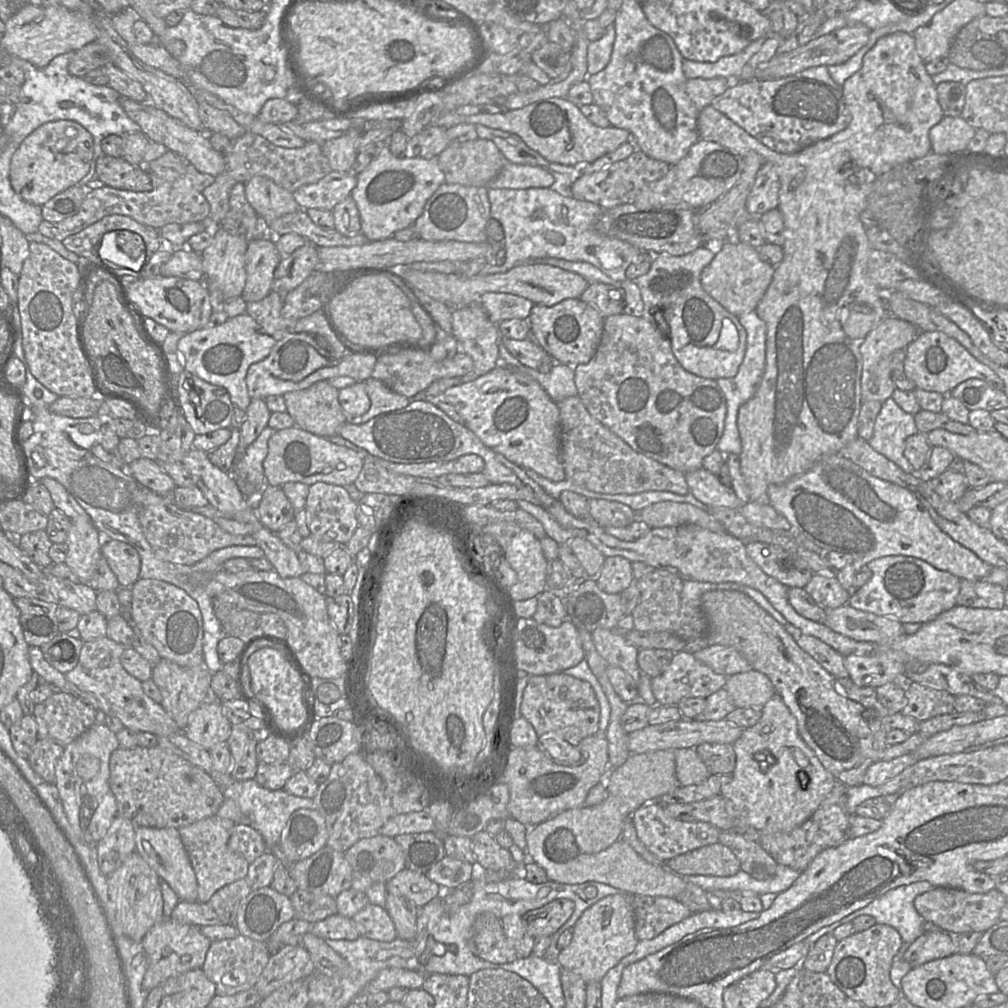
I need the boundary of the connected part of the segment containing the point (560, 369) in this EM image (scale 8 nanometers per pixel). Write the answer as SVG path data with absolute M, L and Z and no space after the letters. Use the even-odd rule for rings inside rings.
M556 364L549 373L543 374L538 369L523 365L508 367L535 379L556 403L572 396L577 396L575 370L573 366Z

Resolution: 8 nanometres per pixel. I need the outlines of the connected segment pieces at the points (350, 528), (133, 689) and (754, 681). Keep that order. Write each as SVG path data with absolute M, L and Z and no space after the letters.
M316 482L309 486L303 510L311 534L345 545L359 526L356 508L357 503L343 486Z
M107 635L85 641L78 664L65 674L66 679L80 690L92 693L100 702L104 713L118 718L127 728L136 732L150 732L157 737L167 737L180 732L178 725L162 705L144 693L142 682L122 666L121 655L125 648Z
M754 669L729 676L724 688L735 708L761 709L776 694L771 680Z

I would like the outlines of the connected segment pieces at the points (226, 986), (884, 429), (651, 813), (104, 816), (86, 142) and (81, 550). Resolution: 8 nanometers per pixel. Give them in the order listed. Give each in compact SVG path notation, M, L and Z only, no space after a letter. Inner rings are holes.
M238 934L234 938L213 940L201 967L216 985L216 993L232 995L253 988L268 963L270 952L266 942Z
M893 398L882 403L875 420L874 433L868 444L879 454L898 465L903 471L915 474L904 456L905 440L919 431L914 415L902 410Z
M649 802L637 808L630 816L638 838L660 860L667 861L694 849L719 842L720 829L708 822L682 821L668 815L660 802Z
M95 723L87 731L64 747L63 753L56 763L55 785L62 800L64 811L80 838L89 844L97 844L109 829L117 815L117 801L110 788L109 761L114 750L120 747L116 734L105 724Z
M55 120L42 124L29 134L12 156L10 182L24 200L42 206L56 194L76 185L90 169L93 137L73 120Z
M72 520L65 541L68 550L65 563L78 575L80 582L89 584L102 556L103 537L92 521Z

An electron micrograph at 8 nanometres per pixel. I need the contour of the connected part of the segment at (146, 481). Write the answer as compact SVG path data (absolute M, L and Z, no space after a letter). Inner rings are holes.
M141 457L125 464L122 470L133 476L140 484L160 495L171 495L177 486L156 460Z

